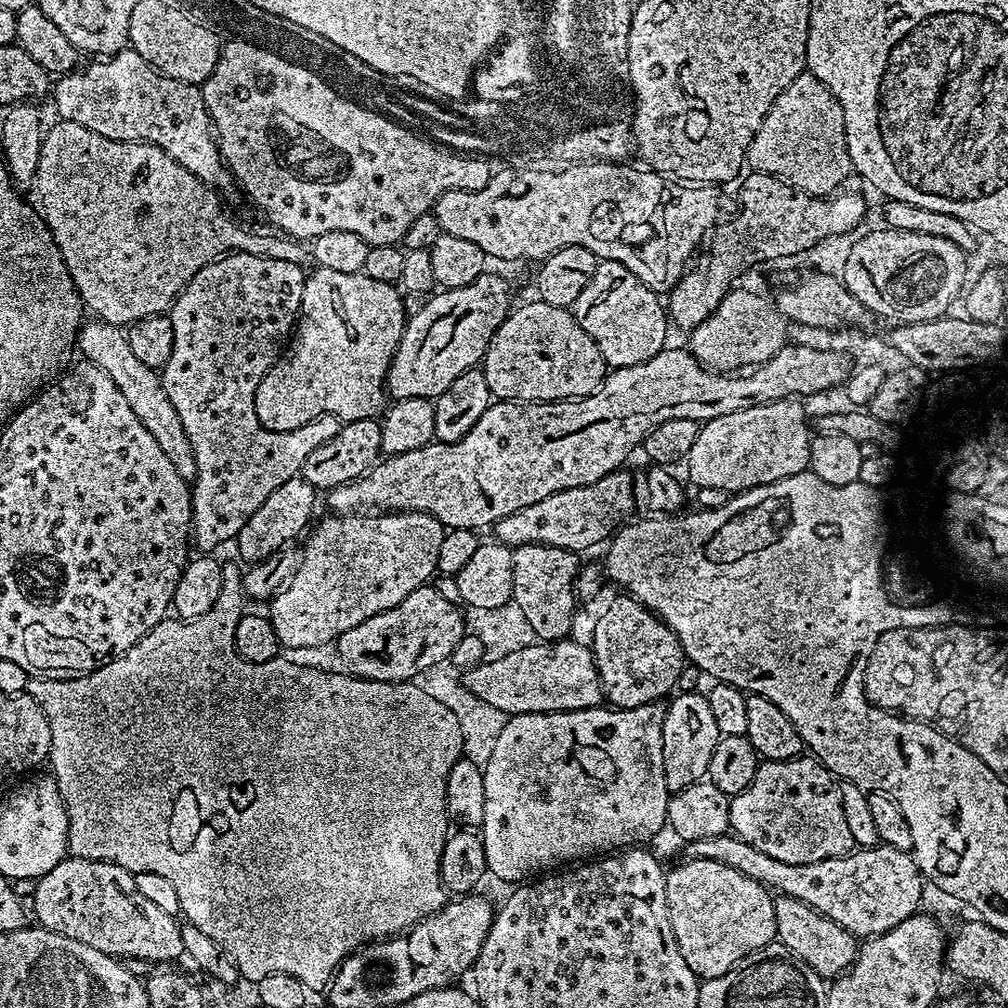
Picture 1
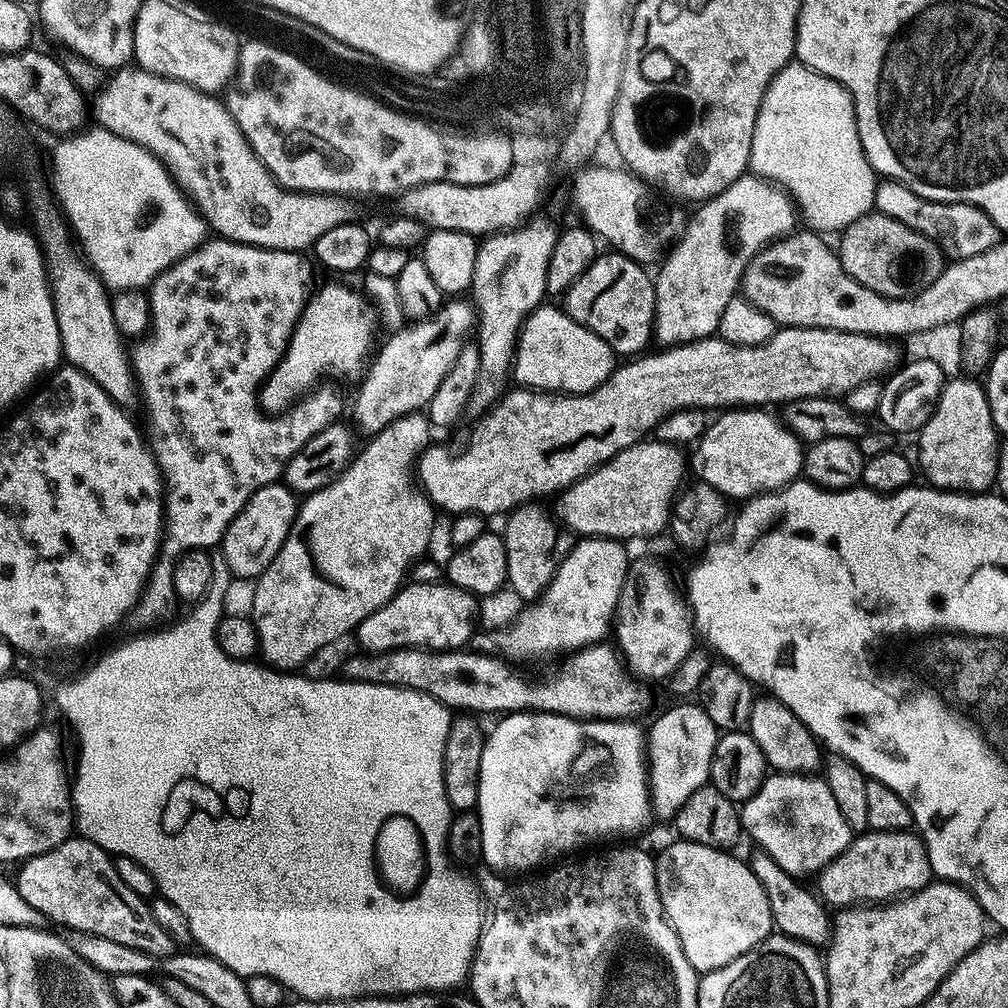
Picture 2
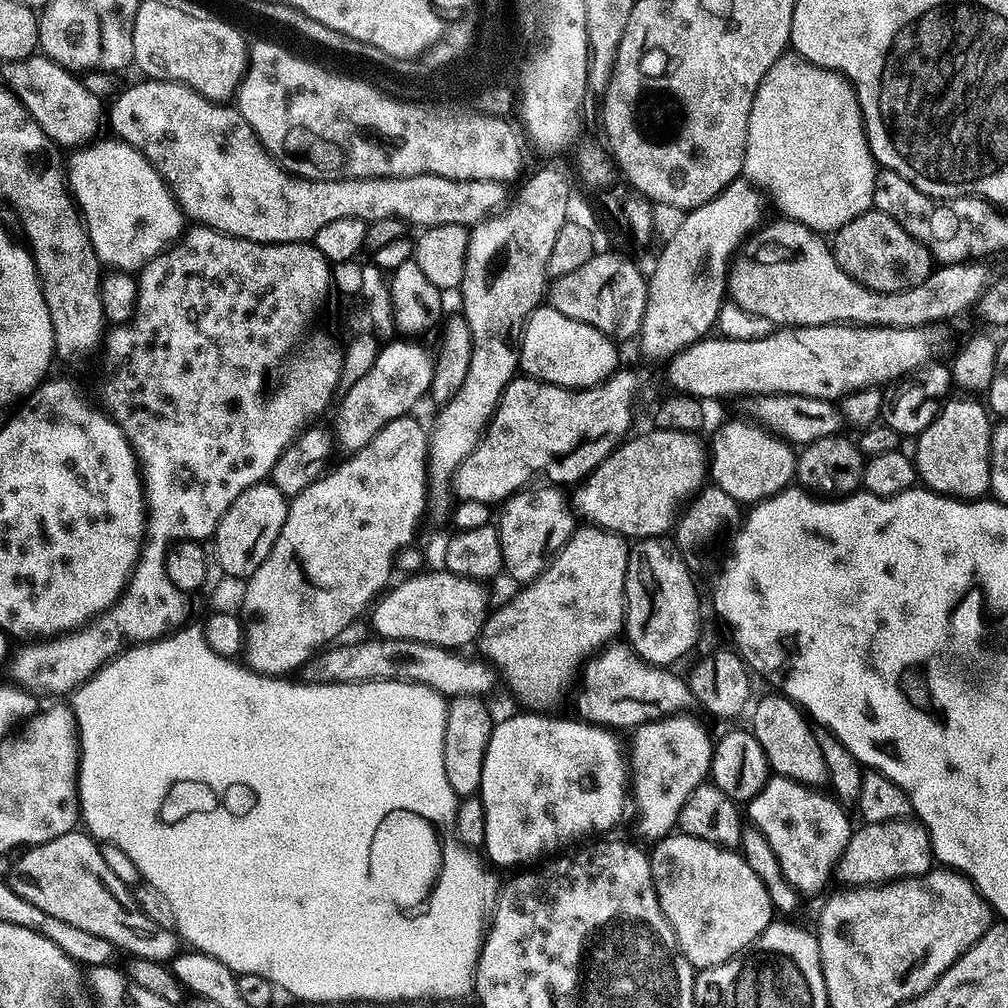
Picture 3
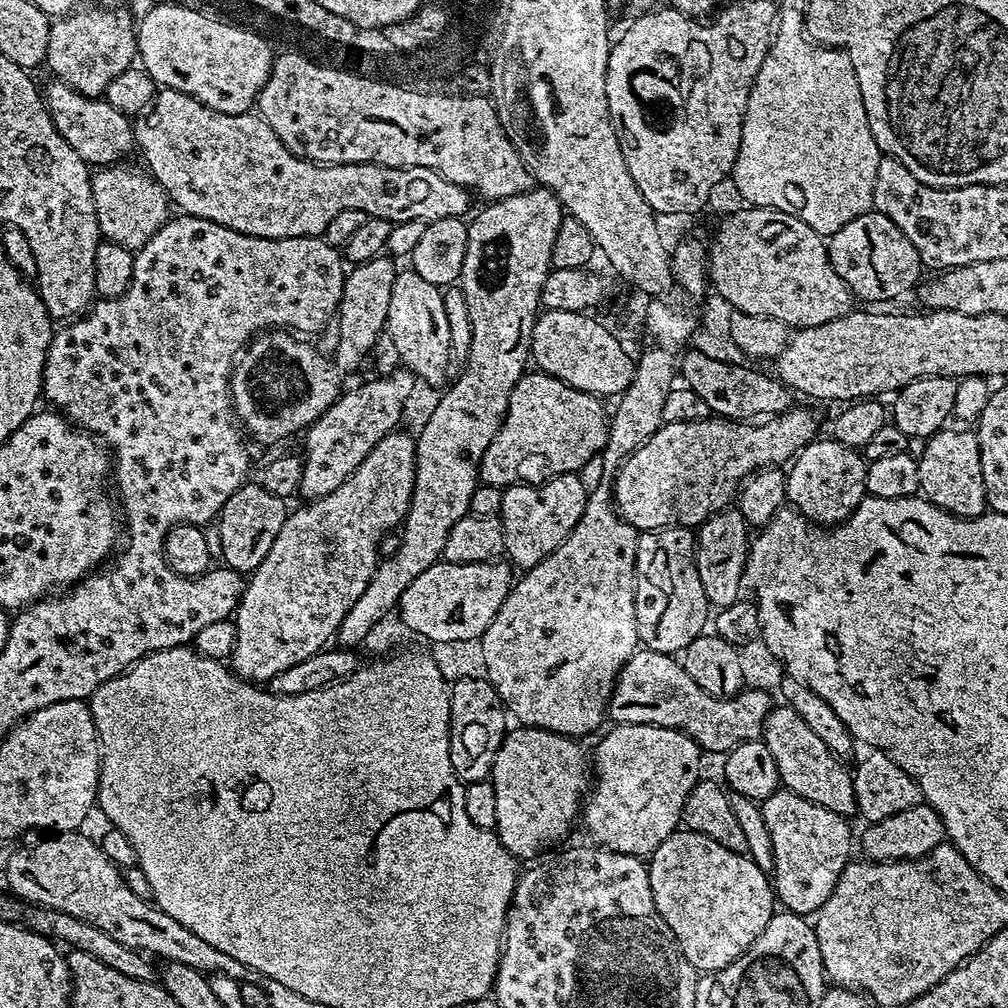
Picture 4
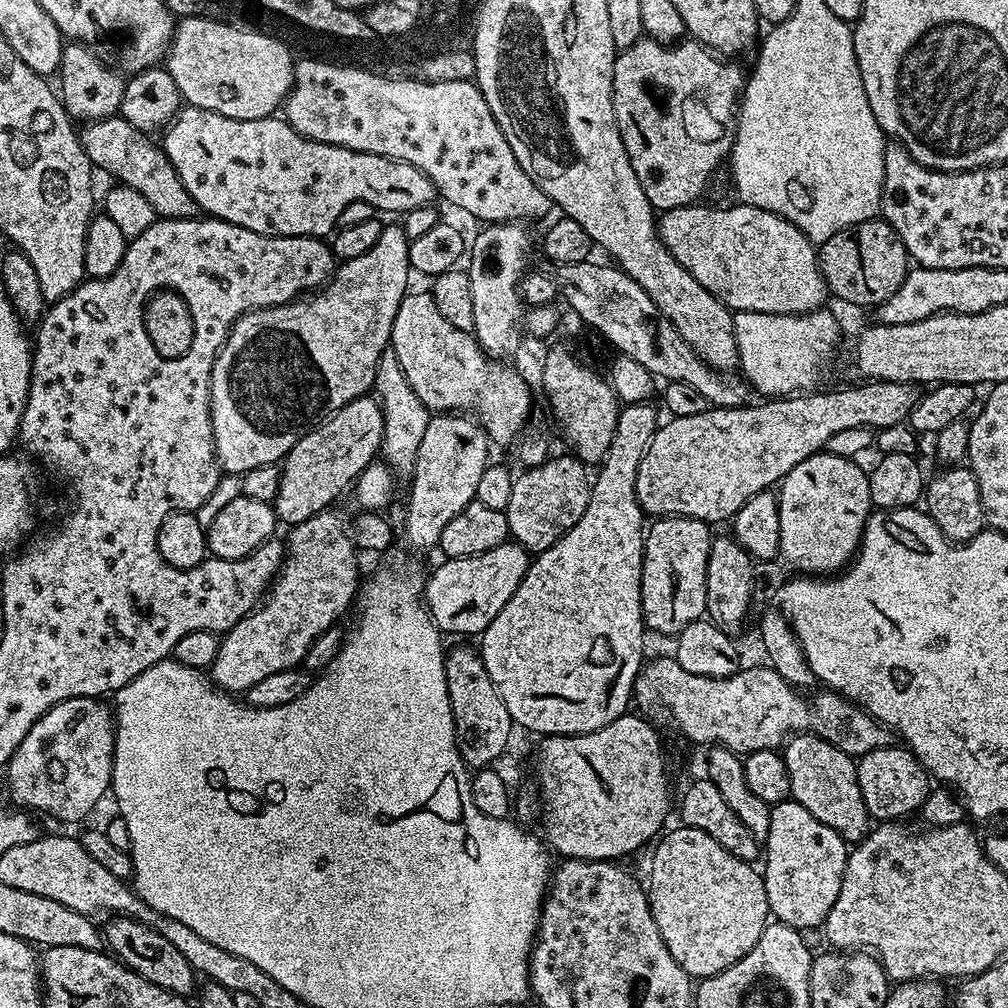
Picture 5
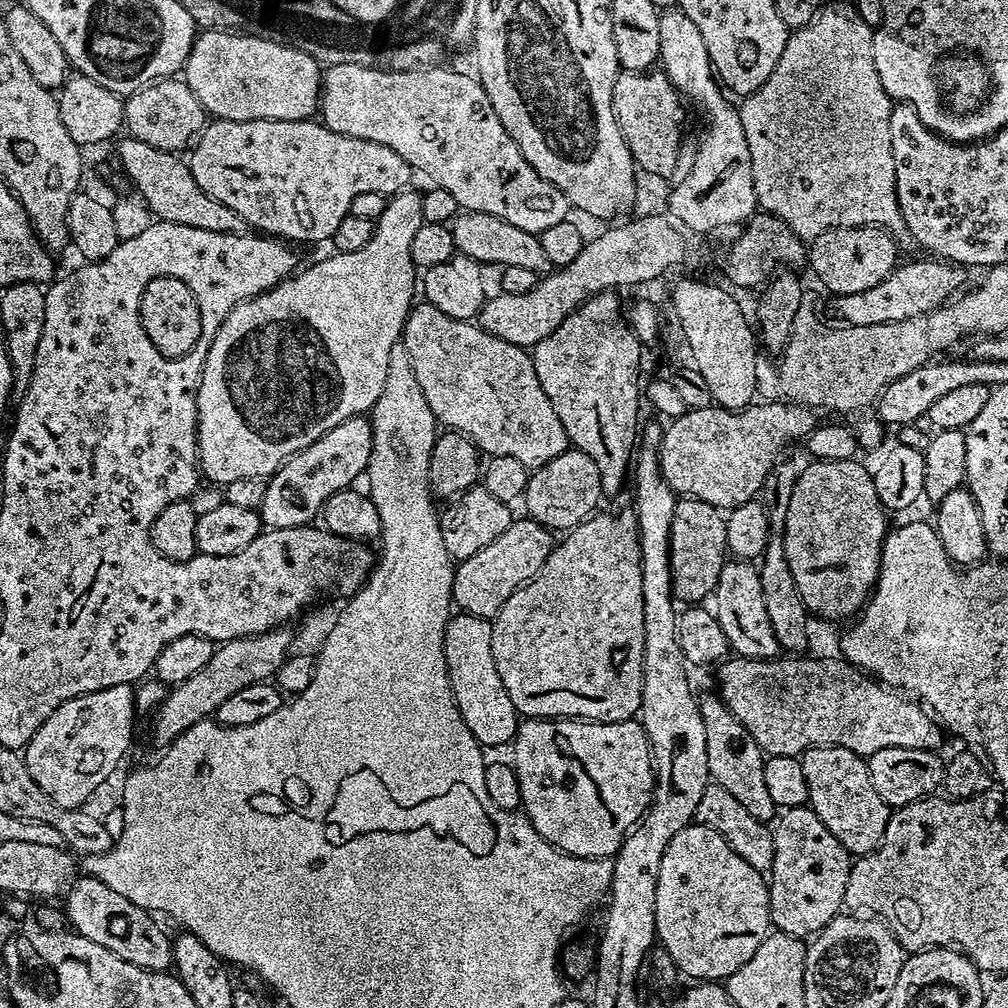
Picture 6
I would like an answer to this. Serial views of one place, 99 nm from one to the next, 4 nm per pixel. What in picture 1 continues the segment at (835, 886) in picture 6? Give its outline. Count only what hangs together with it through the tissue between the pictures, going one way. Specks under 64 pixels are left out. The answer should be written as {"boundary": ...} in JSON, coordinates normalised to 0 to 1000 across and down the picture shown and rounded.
{"boundary":[[[791,752],[788,754],[764,754],[755,757],[750,764],[746,779],[736,788],[725,791],[722,800],[722,816],[725,824],[735,829],[744,839],[756,843],[772,855],[803,857],[815,855],[819,851],[838,848],[846,840],[842,820],[835,806],[833,784],[822,763],[814,760],[809,753]]]}

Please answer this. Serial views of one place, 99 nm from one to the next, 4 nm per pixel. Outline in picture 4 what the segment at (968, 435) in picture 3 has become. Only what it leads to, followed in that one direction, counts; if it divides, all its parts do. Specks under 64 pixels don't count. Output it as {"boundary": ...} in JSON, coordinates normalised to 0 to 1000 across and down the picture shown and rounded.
{"boundary":[[[938,423],[918,436],[917,449],[912,449],[912,491],[927,502],[961,516],[980,504],[978,482],[974,478],[974,450],[967,428],[960,423]]]}

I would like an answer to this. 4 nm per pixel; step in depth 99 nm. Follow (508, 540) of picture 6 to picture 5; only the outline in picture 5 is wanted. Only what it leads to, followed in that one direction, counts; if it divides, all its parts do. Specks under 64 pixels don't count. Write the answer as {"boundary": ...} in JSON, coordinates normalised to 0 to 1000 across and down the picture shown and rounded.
{"boundary":[[[501,538],[469,552],[449,552],[439,557],[429,567],[419,583],[419,595],[438,628],[475,632],[486,617],[494,613],[498,601],[506,597],[510,585],[524,567],[526,549],[518,541]]]}

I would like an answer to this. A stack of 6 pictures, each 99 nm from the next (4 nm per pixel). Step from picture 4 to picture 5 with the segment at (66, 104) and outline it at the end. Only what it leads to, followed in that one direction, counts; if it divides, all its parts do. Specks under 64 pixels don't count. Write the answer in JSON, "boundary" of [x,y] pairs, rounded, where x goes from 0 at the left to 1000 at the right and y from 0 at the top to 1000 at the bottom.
{"boundary":[[[118,115],[88,120],[82,127],[77,133],[79,144],[92,166],[109,173],[122,186],[137,189],[149,201],[156,215],[189,217],[195,213],[194,201],[188,195],[188,189],[181,185],[168,154],[164,150],[162,152],[146,132],[137,130]]]}

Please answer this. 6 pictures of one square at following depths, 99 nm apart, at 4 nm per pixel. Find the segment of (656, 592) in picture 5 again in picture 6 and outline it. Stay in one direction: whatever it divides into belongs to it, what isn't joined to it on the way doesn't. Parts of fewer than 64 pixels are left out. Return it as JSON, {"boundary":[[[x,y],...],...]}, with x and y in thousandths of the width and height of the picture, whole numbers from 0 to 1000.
{"boundary":[[[672,495],[665,518],[663,558],[667,566],[667,590],[672,596],[698,597],[703,594],[720,558],[720,522],[715,505],[695,496]]]}

